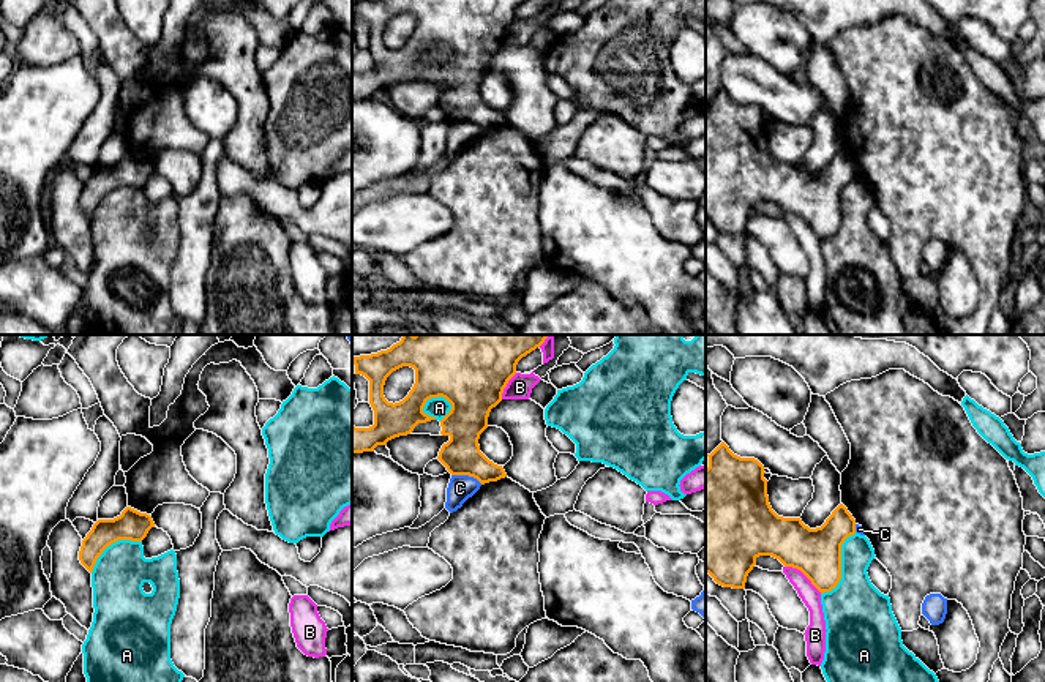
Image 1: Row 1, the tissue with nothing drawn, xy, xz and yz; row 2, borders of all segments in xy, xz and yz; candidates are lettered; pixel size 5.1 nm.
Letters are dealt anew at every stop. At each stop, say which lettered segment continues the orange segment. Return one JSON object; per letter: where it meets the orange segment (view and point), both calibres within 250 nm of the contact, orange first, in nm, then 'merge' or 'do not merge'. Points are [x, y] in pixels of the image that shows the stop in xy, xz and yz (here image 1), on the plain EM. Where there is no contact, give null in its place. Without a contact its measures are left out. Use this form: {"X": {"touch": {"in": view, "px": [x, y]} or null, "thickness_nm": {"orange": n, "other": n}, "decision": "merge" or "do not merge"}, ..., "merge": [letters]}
{"A": {"touch": {"in": "yz", "px": [840, 212]}, "thickness_nm": {"orange": 240, "other": 320}, "decision": "do not merge"}, "B": {"touch": {"in": "yz", "px": [804, 220]}, "thickness_nm": {"orange": 240, "other": 100}, "decision": "do not merge"}, "C": {"touch": {"in": "xz", "px": [468, 120]}, "thickness_nm": {"orange": 200, "other": 130}, "decision": "do not merge"}, "merge": []}

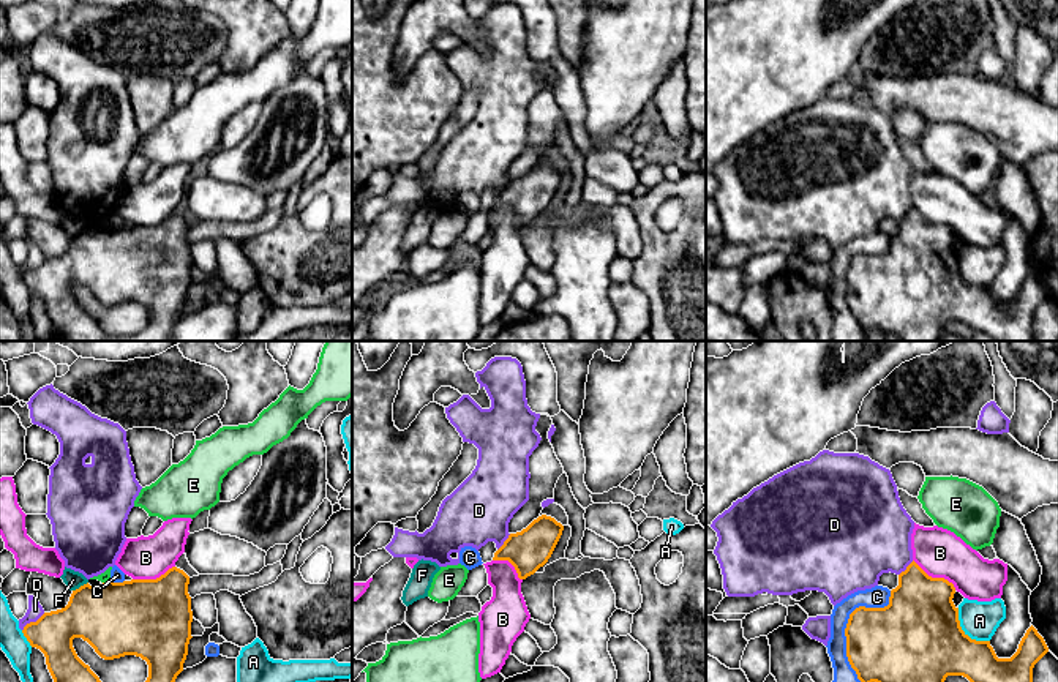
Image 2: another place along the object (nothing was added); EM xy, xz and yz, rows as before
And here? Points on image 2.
{"A": {"touch": {"in": "yz", "px": [964, 278]}, "thickness_nm": {"orange": 480, "other": 190}, "decision": "do not merge"}, "B": {"touch": {"in": "yz", "px": [935, 224]}, "thickness_nm": {"orange": 380, "other": 240}, "decision": "do not merge"}, "C": {"touch": {"in": "yz", "px": [847, 270]}, "thickness_nm": {"orange": 400, "other": 110}, "decision": "do not merge"}, "D": {"touch": {"in": "xy", "px": [32, 269]}, "thickness_nm": {"orange": 220, "other": 80}, "decision": "do not merge"}, "E": {"touch": {"in": "xy", "px": [106, 228]}, "thickness_nm": {"orange": 380, "other": 50}, "decision": "do not merge"}, "F": {"touch": {"in": "xy", "px": [81, 232]}, "thickness_nm": {"orange": 380, "other": 90}, "decision": "do not merge"}, "merge": []}

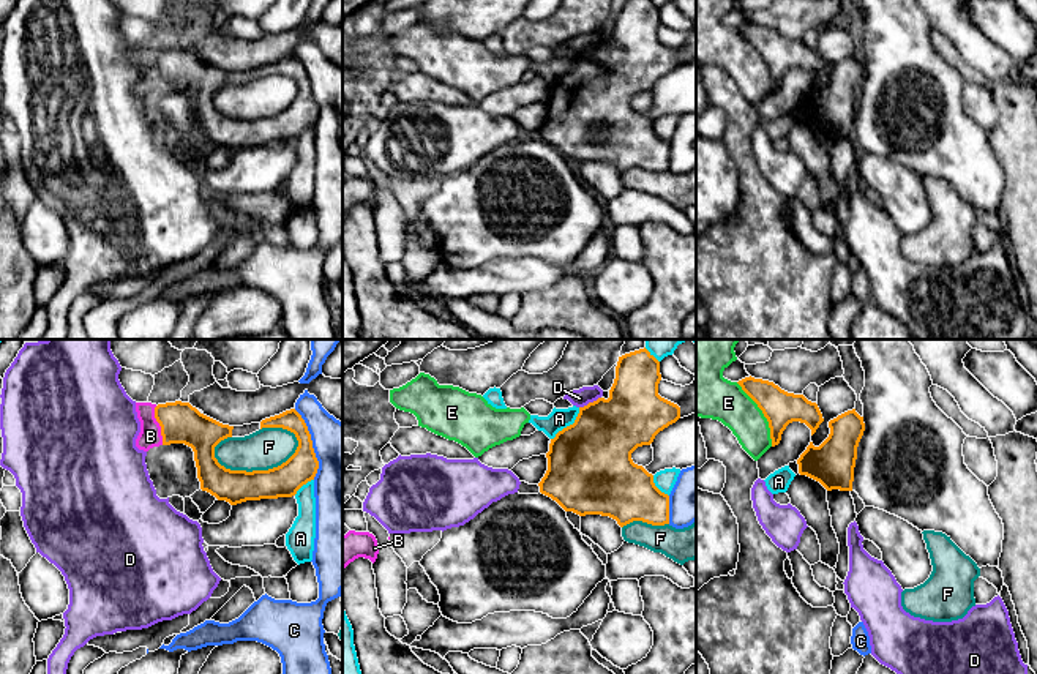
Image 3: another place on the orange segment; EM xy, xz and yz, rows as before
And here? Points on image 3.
{"A": {"touch": {"in": "xz", "px": [570, 71]}, "thickness_nm": {"orange": 440, "other": 110}, "decision": "do not merge"}, "B": {"touch": {"in": "xy", "px": [160, 71]}, "thickness_nm": {"orange": 200, "other": 110}, "decision": "merge"}, "C": {"touch": {"in": "xy", "px": [311, 90]}, "thickness_nm": {"orange": 160, "other": 280}, "decision": "do not merge"}, "D": {"touch": {"in": "xz", "px": [589, 49]}, "thickness_nm": {"orange": 360, "other": 90}, "decision": "do not merge"}, "E": {"touch": {"in": "yz", "px": [763, 59]}, "thickness_nm": {"orange": 180, "other": 220}, "decision": "do not merge"}, "F": {"touch": {"in": "xy", "px": [254, 117]}, "thickness_nm": {"orange": 170, "other": 200}, "decision": "do not merge"}, "merge": ["B"]}

